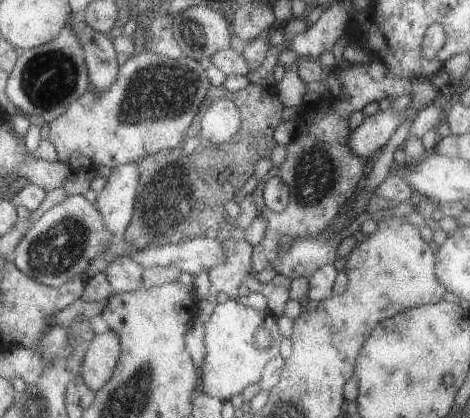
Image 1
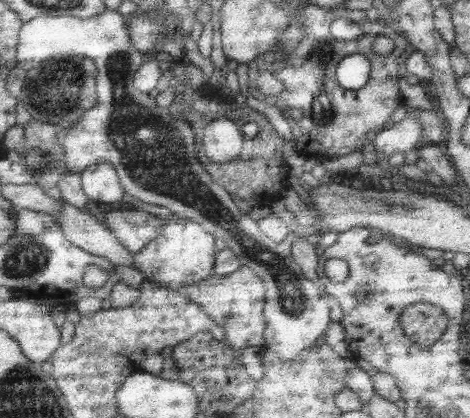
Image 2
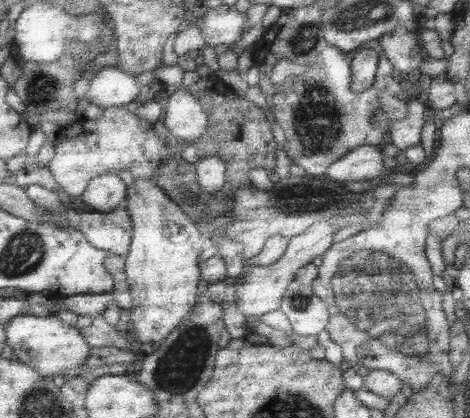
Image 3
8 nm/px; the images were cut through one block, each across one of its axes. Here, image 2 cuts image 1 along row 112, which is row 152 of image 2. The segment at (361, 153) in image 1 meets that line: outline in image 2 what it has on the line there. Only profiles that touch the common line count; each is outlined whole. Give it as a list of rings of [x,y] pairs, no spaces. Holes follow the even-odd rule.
[[[407,112],[403,120],[377,132],[377,138],[373,138],[373,150],[377,154],[377,160],[389,158],[391,154],[399,152],[403,154],[405,150],[415,150],[419,140],[421,140],[421,126],[415,114]]]

